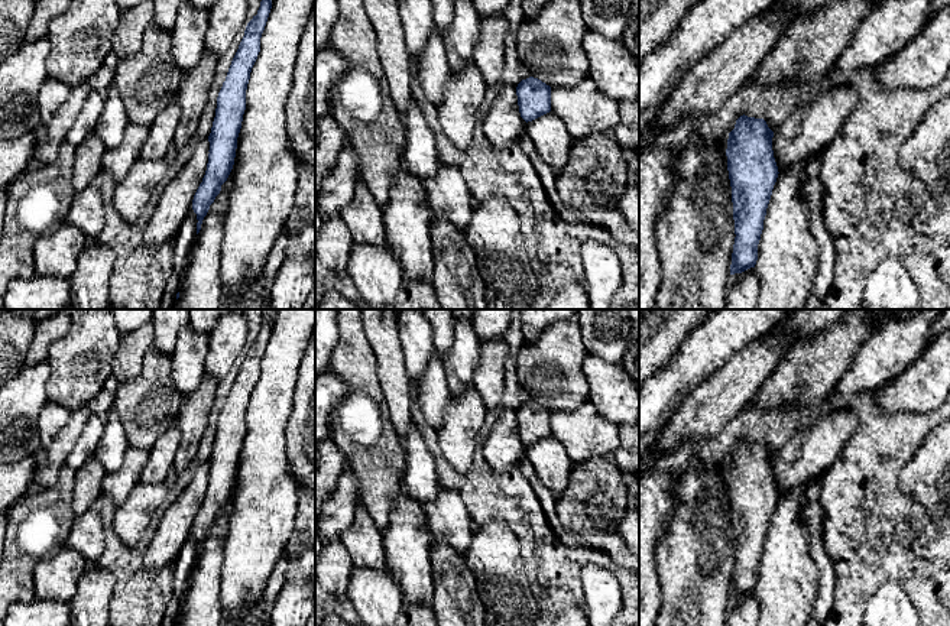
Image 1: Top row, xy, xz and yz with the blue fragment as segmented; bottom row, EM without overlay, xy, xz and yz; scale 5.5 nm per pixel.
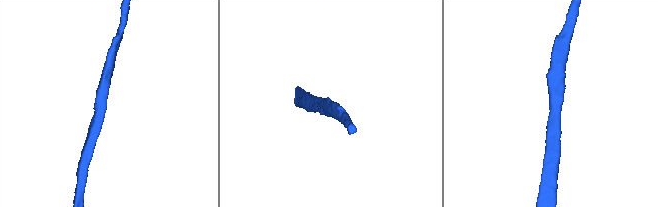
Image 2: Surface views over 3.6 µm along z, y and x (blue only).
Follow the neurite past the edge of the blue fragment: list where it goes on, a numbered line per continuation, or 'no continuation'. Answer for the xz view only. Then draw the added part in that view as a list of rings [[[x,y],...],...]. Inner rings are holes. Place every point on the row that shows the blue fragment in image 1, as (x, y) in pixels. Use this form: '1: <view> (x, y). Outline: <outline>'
no continuation

